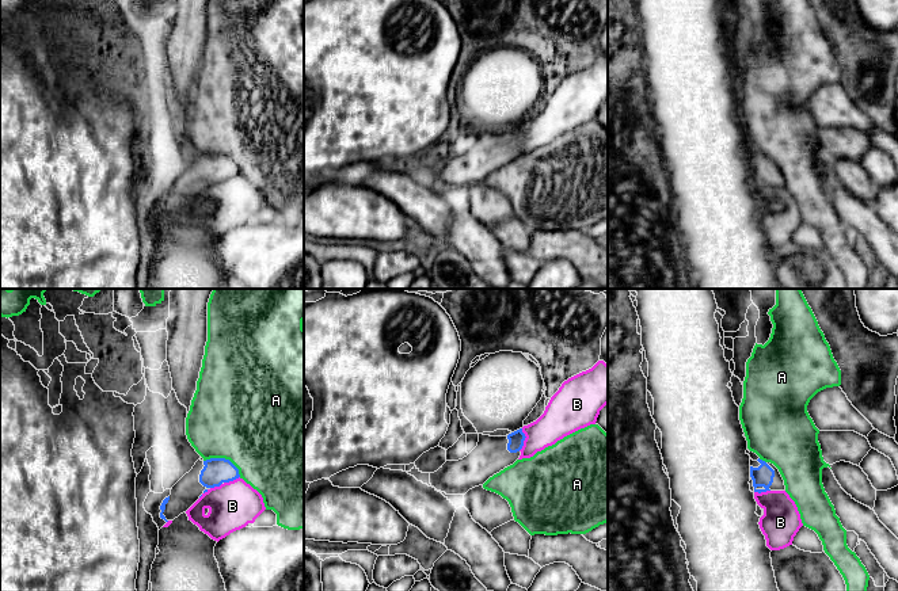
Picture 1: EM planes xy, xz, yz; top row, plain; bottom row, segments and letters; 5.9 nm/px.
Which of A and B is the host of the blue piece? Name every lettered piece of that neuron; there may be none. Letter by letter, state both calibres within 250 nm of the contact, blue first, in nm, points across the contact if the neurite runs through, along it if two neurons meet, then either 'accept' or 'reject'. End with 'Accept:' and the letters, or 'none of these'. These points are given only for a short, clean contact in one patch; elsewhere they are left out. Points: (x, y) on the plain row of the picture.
A: calibres 160 and 500 nm; border xy (204, 156), (227, 155), (240, 172); reject
B: calibres 100 and 200 nm; border xz (522, 125), (525, 136), (518, 147); reject
Accept: none of these

